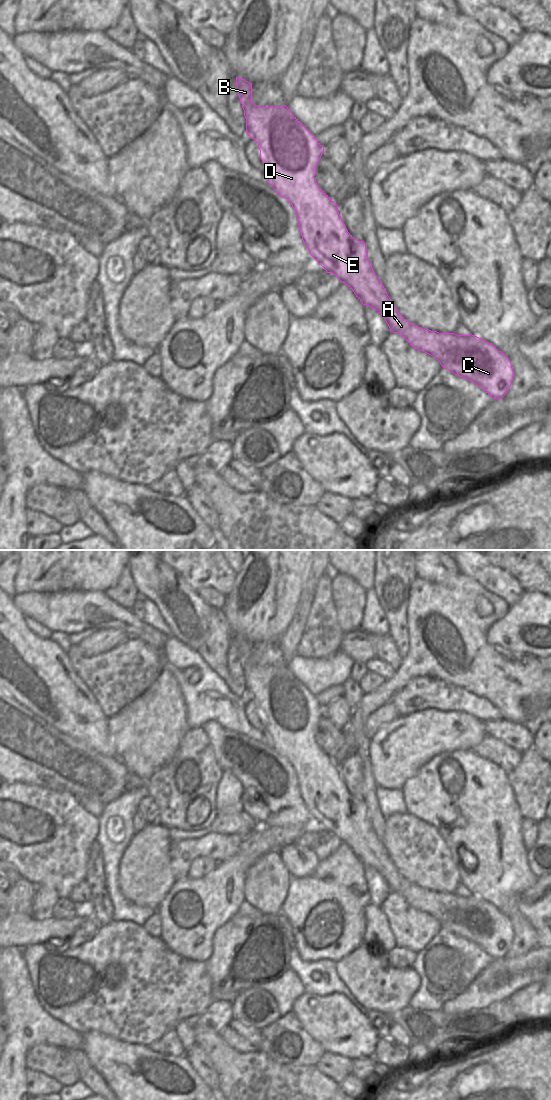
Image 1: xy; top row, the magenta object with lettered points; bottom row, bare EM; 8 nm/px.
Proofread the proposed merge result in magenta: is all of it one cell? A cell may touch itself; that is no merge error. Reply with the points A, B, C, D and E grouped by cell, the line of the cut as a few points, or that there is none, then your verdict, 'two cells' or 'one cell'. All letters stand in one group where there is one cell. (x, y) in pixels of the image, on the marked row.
A B C D E; no cut; one cell

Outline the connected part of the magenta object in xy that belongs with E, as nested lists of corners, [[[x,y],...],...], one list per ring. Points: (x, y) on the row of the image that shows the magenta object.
[[[236,77],[236,86],[246,118],[246,132],[258,144],[268,183],[294,208],[302,240],[310,255],[326,273],[333,273],[345,283],[363,305],[375,309],[384,318],[391,332],[399,333],[412,347],[435,357],[443,368],[475,383],[493,399],[503,398],[514,378],[514,370],[508,357],[494,345],[475,335],[439,333],[407,321],[398,312],[382,281],[376,276],[368,260],[365,242],[355,239],[348,232],[338,212],[338,205],[318,186],[314,178],[324,147],[286,105],[259,107],[252,102],[251,83]]]

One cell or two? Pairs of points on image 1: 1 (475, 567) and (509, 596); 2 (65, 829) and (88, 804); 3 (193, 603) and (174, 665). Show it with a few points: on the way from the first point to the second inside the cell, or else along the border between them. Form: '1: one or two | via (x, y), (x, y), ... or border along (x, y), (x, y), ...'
1: one | via (484, 572), (501, 587)
2: two | border along (77, 799), (91, 814), (97, 817)
3: two | border along (170, 636), (197, 651)

